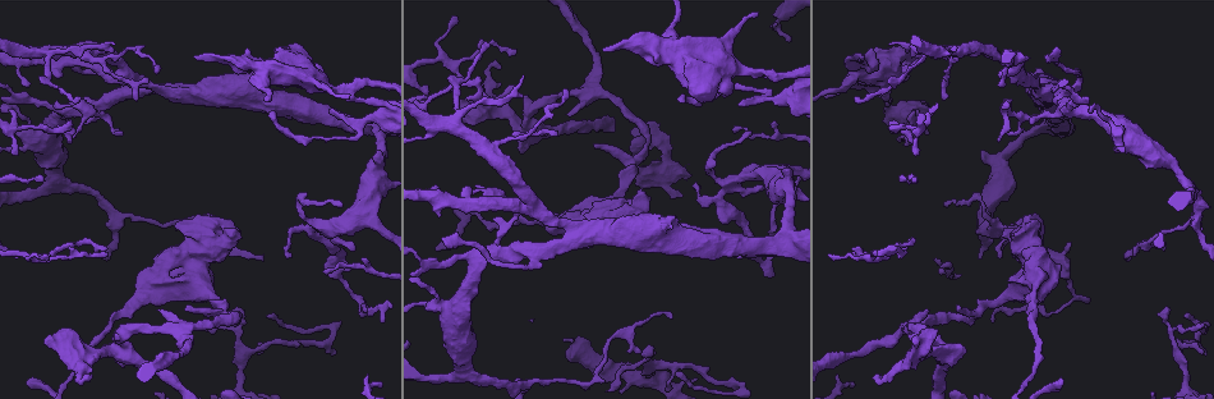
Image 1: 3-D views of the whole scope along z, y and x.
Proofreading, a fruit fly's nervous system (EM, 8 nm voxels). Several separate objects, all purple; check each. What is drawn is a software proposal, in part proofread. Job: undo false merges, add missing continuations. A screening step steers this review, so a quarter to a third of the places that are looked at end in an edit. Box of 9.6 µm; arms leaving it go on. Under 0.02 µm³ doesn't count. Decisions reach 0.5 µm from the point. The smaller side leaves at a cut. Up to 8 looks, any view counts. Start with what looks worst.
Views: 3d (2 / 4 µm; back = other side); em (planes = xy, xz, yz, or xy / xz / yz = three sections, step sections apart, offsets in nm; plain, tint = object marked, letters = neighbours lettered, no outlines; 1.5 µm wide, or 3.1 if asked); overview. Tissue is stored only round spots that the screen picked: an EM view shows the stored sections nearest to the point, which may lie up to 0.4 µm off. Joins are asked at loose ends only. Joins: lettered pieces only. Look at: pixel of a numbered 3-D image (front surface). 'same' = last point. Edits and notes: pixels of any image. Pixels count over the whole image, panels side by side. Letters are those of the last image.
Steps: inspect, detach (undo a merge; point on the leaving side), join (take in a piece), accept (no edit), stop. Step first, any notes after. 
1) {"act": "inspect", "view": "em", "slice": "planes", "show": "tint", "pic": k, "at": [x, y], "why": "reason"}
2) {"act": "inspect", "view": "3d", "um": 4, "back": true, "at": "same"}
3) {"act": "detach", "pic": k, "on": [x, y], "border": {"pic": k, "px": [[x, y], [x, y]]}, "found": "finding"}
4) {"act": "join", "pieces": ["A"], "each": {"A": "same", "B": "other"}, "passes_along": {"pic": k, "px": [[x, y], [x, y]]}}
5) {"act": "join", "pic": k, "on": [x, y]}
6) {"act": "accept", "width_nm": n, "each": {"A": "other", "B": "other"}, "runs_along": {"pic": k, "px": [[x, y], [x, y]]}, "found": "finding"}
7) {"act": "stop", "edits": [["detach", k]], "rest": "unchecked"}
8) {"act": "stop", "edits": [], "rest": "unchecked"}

{"act": "inspect", "view": "3d", "um": 2, "pic": 1, "at": [1182, 176], "why": "small branch off a trunk"}

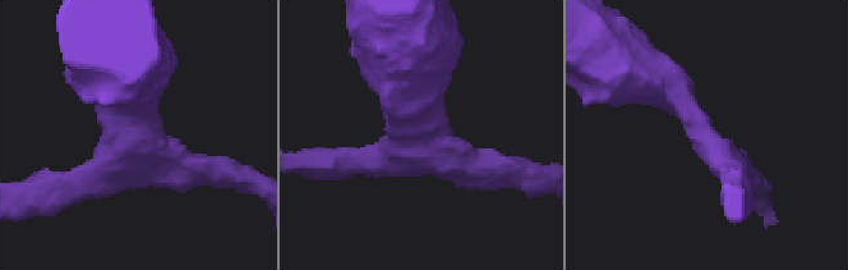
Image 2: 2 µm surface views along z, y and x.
{"act": "inspect", "view": "em", "slice": "xy", "step": 4, "show": "letters", "pic": 2, "at": [700, 137], "arms": 3, "arm_widths_nm": [200, 220, 550]}

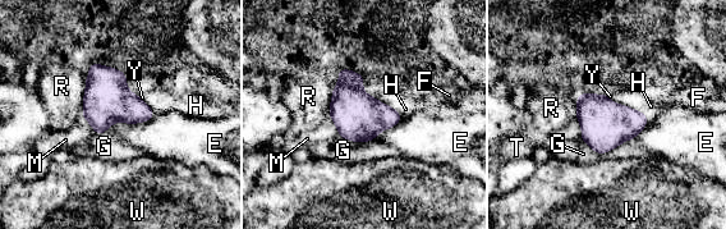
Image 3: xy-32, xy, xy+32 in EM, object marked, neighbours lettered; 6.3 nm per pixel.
{"act": "accept", "width_nm": 100, "each": {"E": "other", "F": "other", "G": "other", "H": "other", "M": "other", "R": "other", "T": "other", "W": "other", "Y": "other"}, "border": {"pic": 3, "px": [[633, 138], [605, 152], [580, 140]]}, "found": "one neuron here"}

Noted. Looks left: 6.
{"act": "inspect", "view": "3d", "um": 2, "pic": 1, "at": [273, 112]}

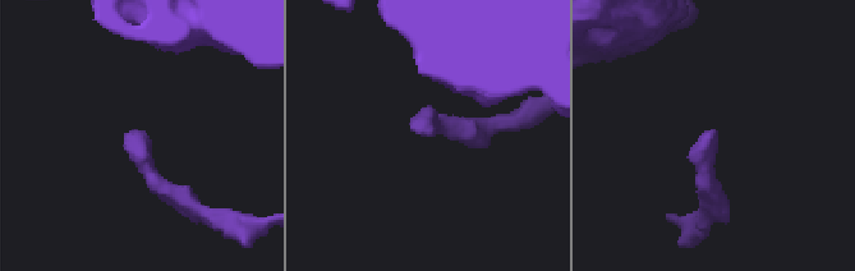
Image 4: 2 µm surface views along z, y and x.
{"act": "inspect", "view": "em", "slice": "planes", "show": "plain", "pic": 4, "at": [428, 132]}

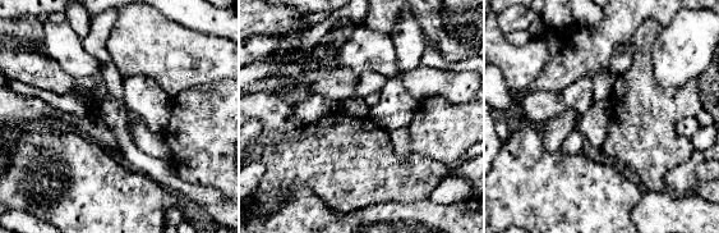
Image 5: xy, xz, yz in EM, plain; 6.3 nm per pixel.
{"act": "inspect", "view": "em", "slice": "planes", "show": "letters", "at": "same", "why": "see the neighbours"}

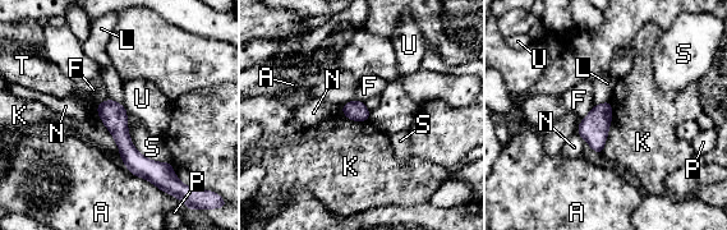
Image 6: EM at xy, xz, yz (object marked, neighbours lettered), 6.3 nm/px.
{"act": "accept", "width_nm": 130, "each": {"A": "other", "F": "other", "K": "other", "L": "other", "N": "other", "P": "other", "S": "other", "T": "other", "U": "other"}, "runs_along": {"pic": 6, "px": [[100, 106], [127, 150], [160, 179]]}, "found": "no lettered piece goes on from it"}

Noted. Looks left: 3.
{"act": "inspect", "view": "em", "slice": "planes", "show": "tint", "pic": 1, "at": [105, 119], "why": "sharp bend"}

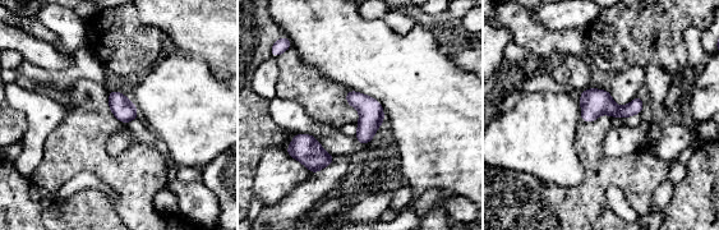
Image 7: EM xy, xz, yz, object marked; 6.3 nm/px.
{"act": "inspect", "view": "em", "slice": "planes", "show": "letters", "at": "same", "why": "see the neighbours"}

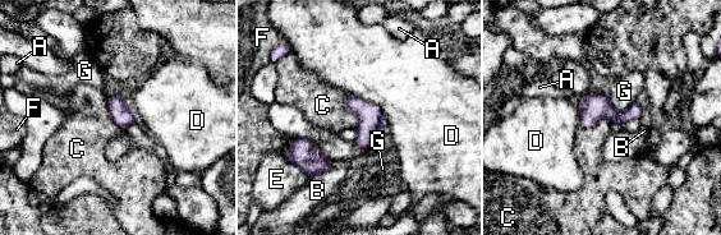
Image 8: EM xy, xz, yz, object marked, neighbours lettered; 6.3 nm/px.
{"act": "accept", "each": {"A": "other", "B": "other", "C": "other", "D": "other", "E": "other", "F": "other", "G": "other"}, "found": "continuous, no second neuron"}

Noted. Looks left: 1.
{"act": "stop", "edits": [], "rest": "unchecked"}

